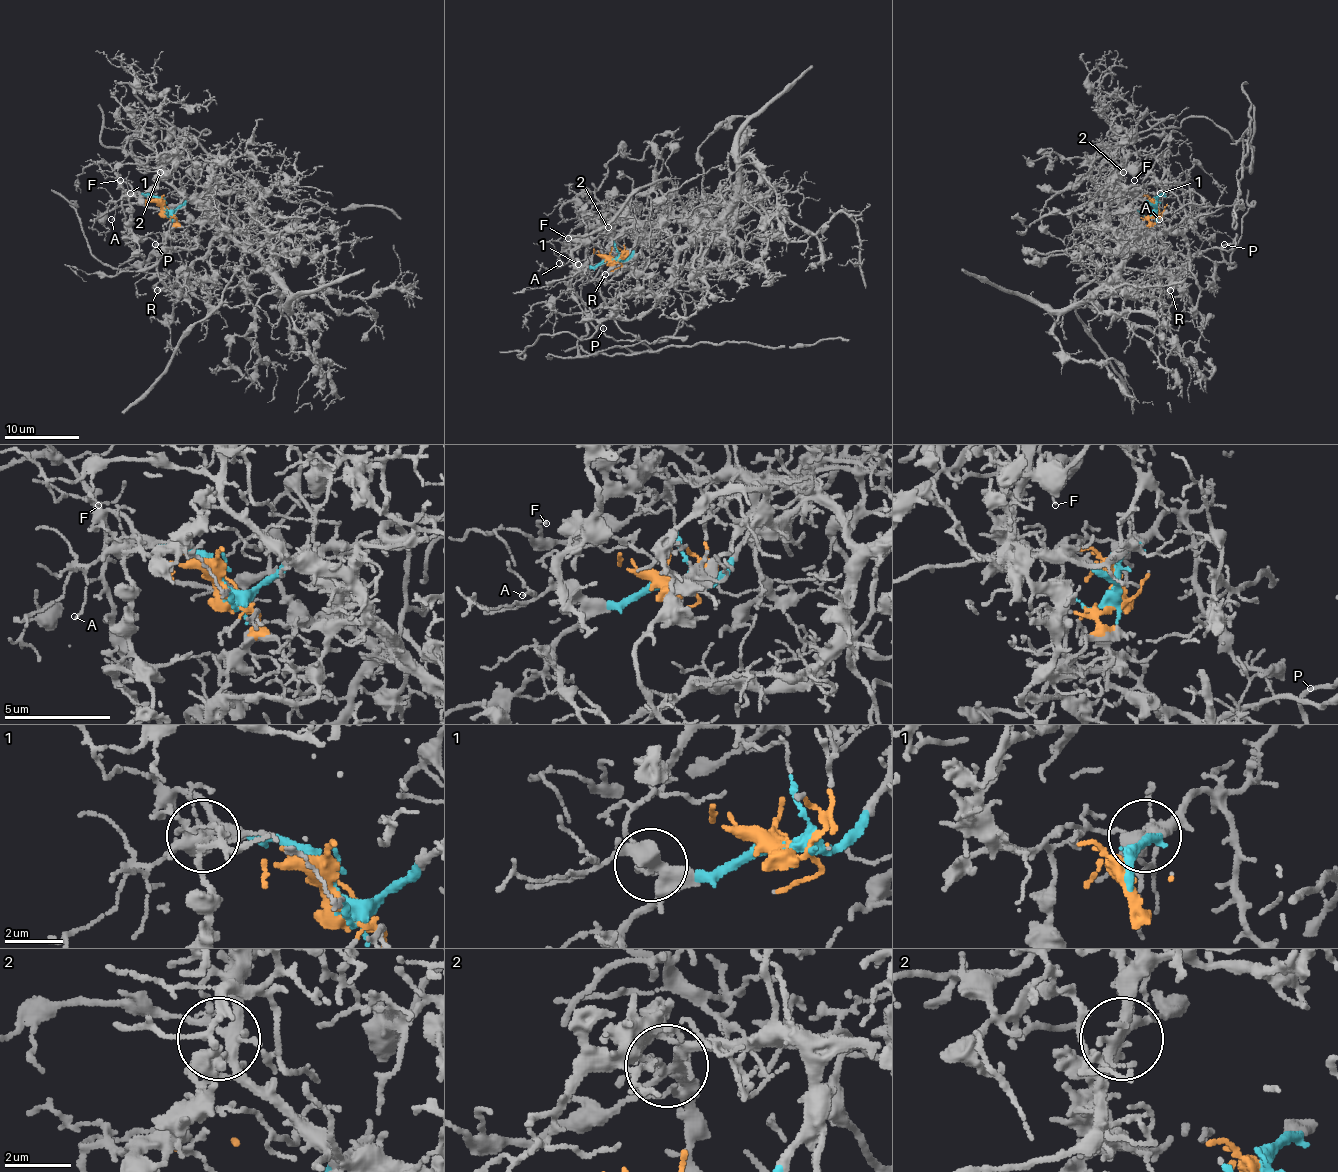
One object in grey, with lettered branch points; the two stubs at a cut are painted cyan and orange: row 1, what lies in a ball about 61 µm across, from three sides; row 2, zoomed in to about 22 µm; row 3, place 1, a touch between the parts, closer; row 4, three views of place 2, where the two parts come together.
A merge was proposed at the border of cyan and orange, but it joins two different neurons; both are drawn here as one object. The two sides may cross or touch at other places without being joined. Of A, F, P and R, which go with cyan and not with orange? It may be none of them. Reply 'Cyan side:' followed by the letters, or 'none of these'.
Cyan side: A, F

